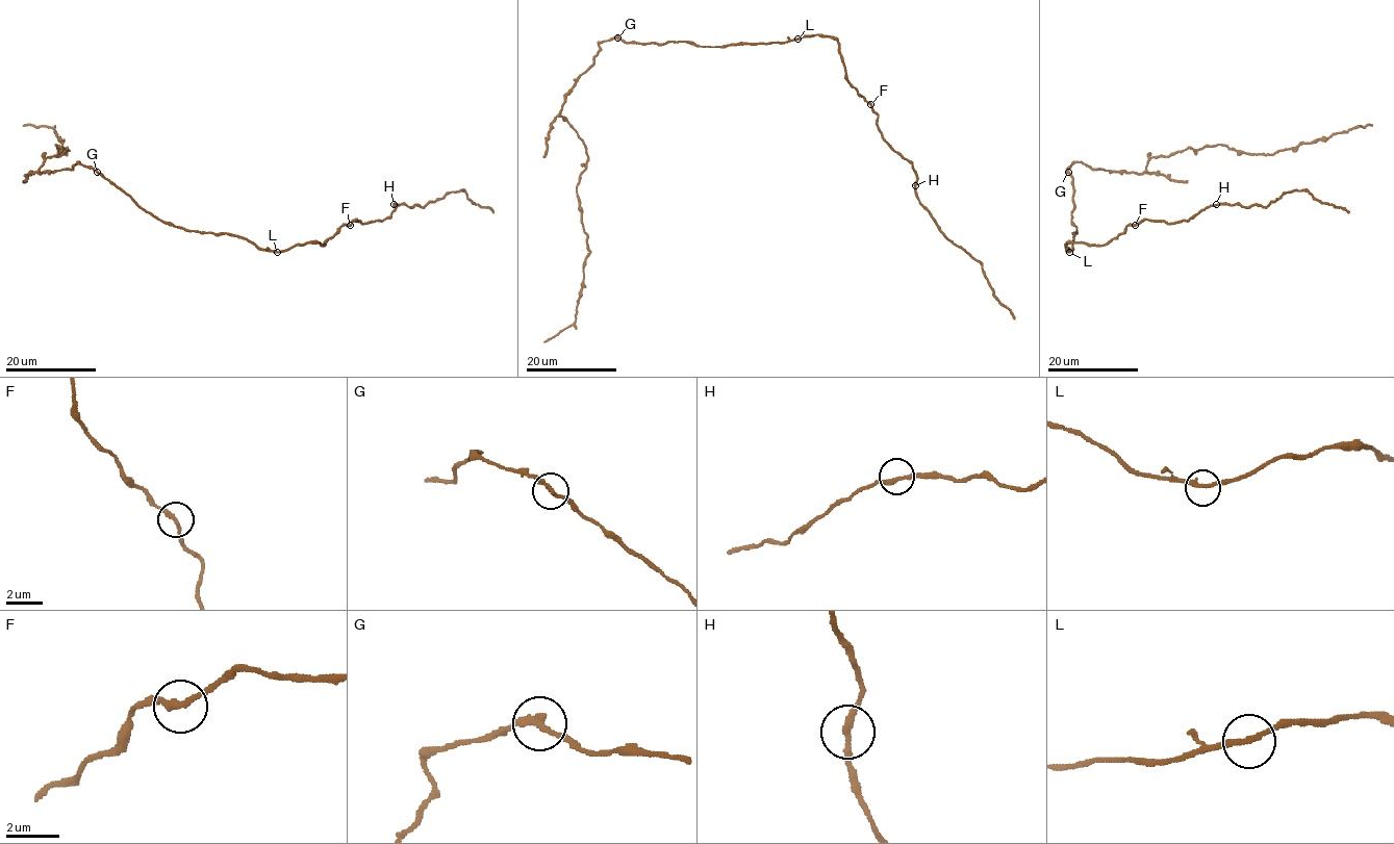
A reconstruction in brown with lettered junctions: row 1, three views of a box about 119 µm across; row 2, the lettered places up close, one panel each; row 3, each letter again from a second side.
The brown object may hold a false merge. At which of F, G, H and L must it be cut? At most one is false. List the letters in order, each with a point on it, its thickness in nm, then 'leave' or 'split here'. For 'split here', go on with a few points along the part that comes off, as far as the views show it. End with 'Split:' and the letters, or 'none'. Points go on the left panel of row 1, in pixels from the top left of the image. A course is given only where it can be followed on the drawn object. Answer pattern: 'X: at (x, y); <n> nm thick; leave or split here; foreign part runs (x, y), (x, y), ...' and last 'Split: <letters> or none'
F: at (350, 225); 240 nm thick; leave
G: at (97, 172); 240 nm thick; split here; foreign part runs (96, 172), (77, 162), (39, 173), (67, 148), (54, 145), (68, 150), (54, 130), (23, 125)
H: at (394, 204); 240 nm thick; leave
L: at (277, 252); 220 nm thick; leave
Split: G

